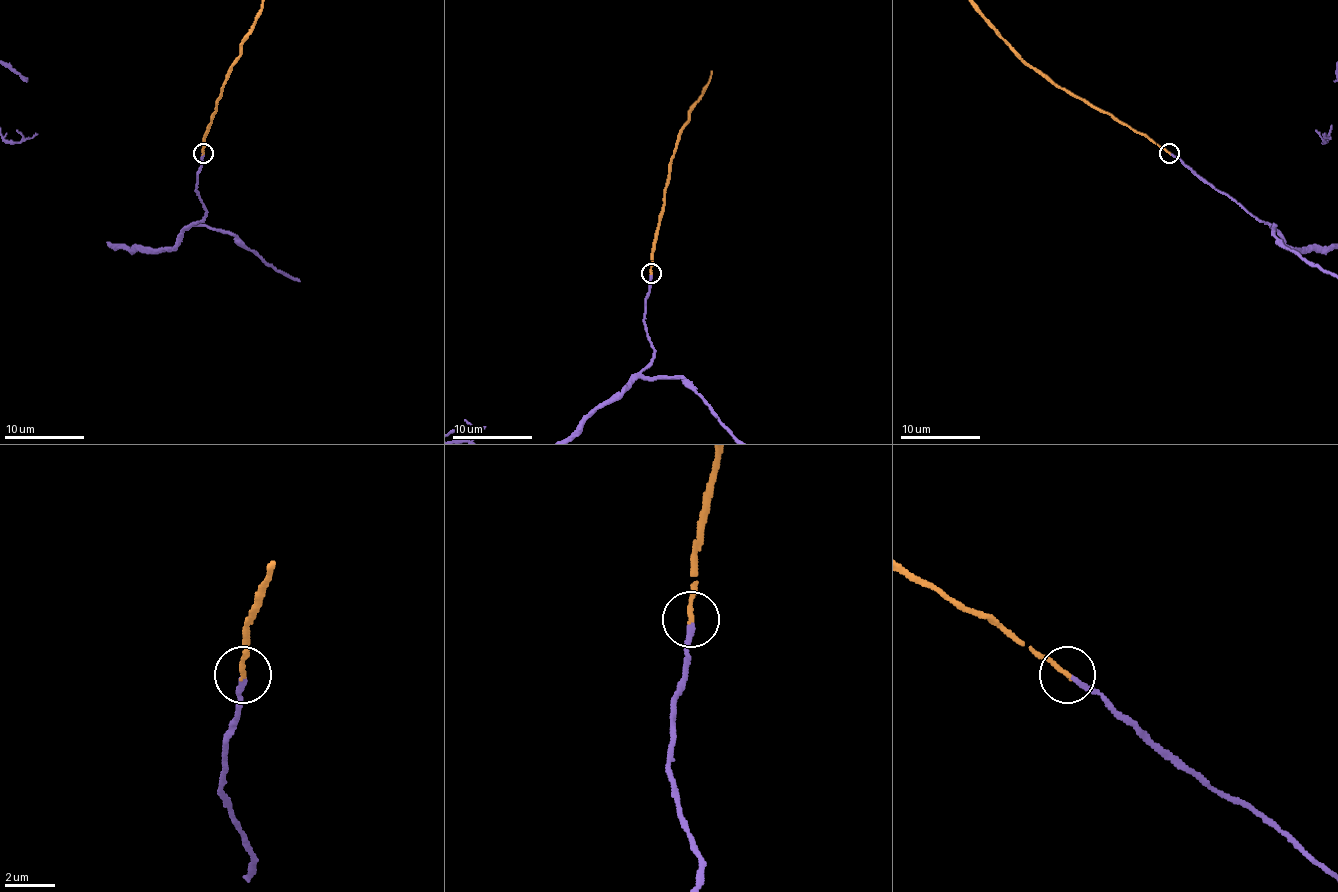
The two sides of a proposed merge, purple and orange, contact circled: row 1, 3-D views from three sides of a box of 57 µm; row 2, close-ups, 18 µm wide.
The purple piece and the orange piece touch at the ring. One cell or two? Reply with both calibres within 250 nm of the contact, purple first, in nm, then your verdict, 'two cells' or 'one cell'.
200/160 nm | one cell

